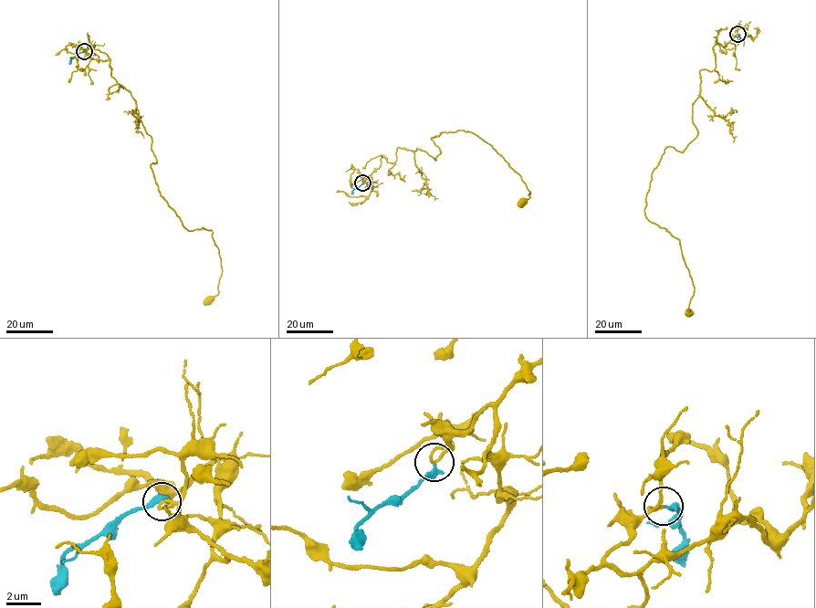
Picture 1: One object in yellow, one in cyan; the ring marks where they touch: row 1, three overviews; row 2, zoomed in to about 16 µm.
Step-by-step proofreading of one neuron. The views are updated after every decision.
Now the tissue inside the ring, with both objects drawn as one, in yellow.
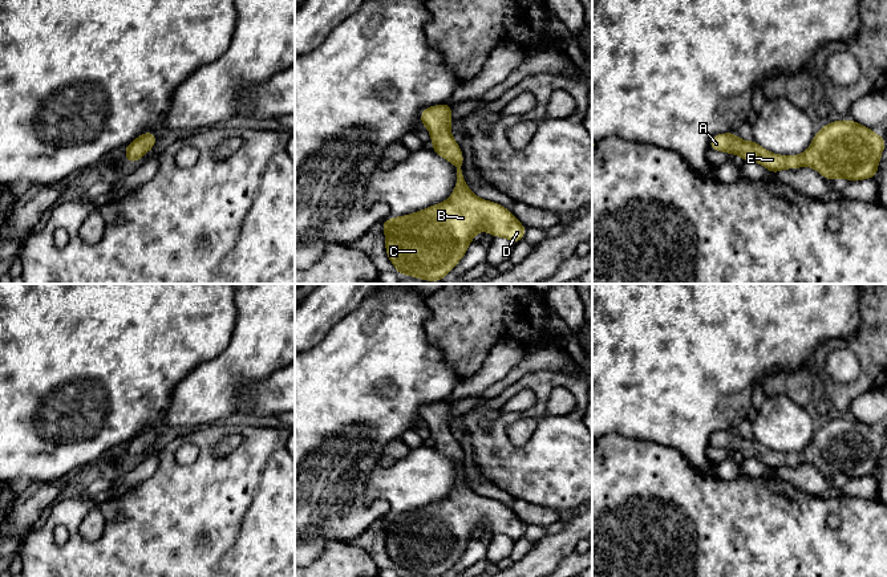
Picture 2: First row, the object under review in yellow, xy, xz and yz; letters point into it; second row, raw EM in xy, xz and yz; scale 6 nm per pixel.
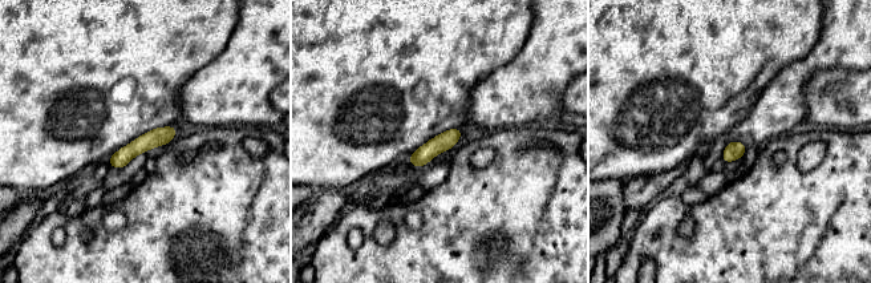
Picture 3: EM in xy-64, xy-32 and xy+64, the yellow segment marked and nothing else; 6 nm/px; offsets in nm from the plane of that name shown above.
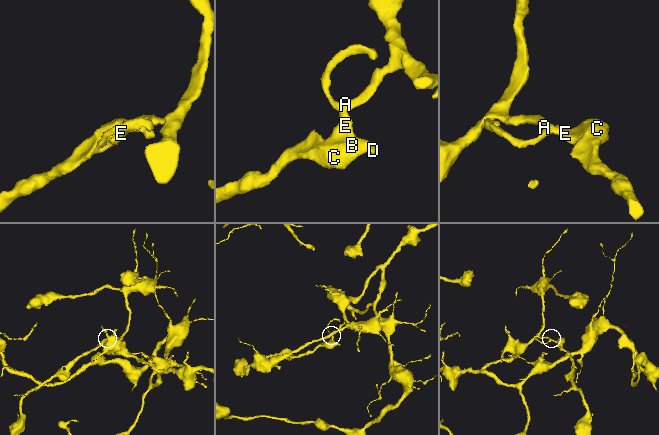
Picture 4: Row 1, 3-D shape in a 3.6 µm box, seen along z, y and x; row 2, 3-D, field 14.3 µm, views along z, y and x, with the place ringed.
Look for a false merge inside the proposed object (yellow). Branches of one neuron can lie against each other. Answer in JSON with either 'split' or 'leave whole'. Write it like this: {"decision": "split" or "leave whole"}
{"decision": "leave whole"}

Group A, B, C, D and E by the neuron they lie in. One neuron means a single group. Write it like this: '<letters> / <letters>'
A B C D E

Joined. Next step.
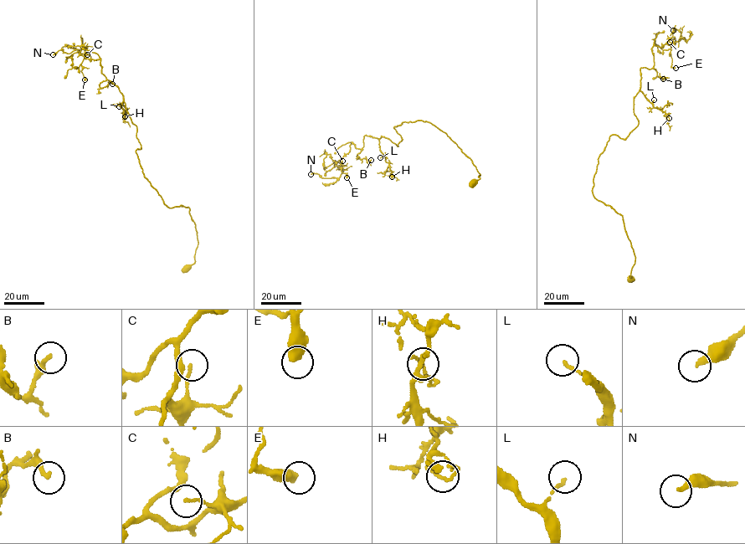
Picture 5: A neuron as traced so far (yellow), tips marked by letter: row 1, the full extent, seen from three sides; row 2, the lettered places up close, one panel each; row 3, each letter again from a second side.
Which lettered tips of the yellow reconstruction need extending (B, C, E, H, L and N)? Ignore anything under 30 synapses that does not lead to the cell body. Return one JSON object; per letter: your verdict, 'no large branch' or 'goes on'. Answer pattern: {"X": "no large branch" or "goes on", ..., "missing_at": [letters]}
{"B": "no large branch", "C": "no large branch", "E": "no large branch", "H": "no large branch", "L": "no large branch", "N": "no large branch", "missing_at": []}

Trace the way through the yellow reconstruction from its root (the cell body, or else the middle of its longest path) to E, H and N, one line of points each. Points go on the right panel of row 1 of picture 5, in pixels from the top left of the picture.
E: (632, 279), (623, 217), (594, 197), (593, 176), (610, 136), (637, 125), (652, 46), (670, 45), (675, 68)
H: (632, 279), (623, 217), (594, 197), (593, 176), (610, 136), (637, 125), (639, 91), (669, 118)
N: (632, 279), (623, 217), (593, 180), (610, 136), (637, 125), (651, 48), (685, 41), (673, 30)

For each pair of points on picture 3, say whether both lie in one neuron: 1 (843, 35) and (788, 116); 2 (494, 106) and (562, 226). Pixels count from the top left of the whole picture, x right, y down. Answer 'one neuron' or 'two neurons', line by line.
1: one neuron
2: two neurons

